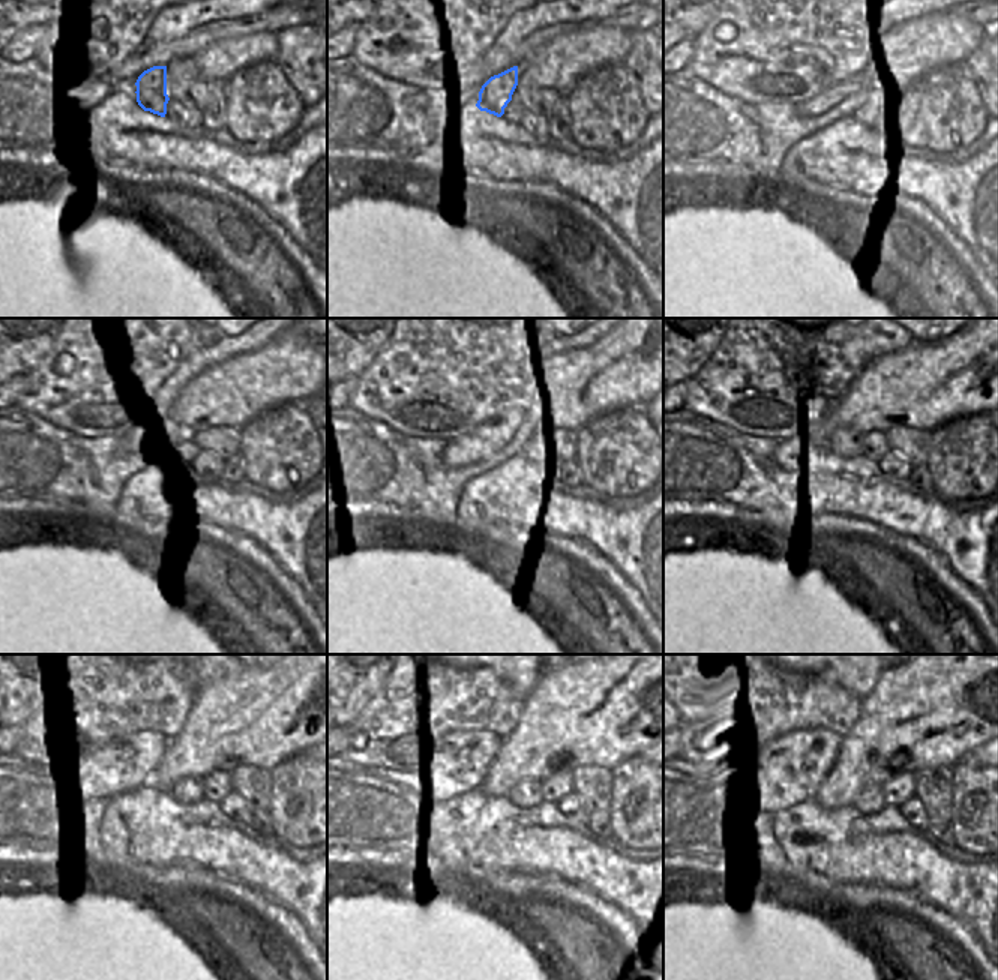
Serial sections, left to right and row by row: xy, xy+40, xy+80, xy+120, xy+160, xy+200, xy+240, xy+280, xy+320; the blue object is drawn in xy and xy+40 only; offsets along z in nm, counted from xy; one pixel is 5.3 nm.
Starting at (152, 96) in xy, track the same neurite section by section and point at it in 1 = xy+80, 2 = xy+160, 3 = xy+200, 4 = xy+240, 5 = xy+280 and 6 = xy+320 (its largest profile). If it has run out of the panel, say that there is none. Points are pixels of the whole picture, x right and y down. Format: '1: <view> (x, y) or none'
1: xy+80 (850, 105)
2: xy+160 (518, 441)
3: xy+200 (844, 441)
4: xy+240 (188, 791)
5: xy+280 (529, 793)
6: xy+320 (871, 800)

